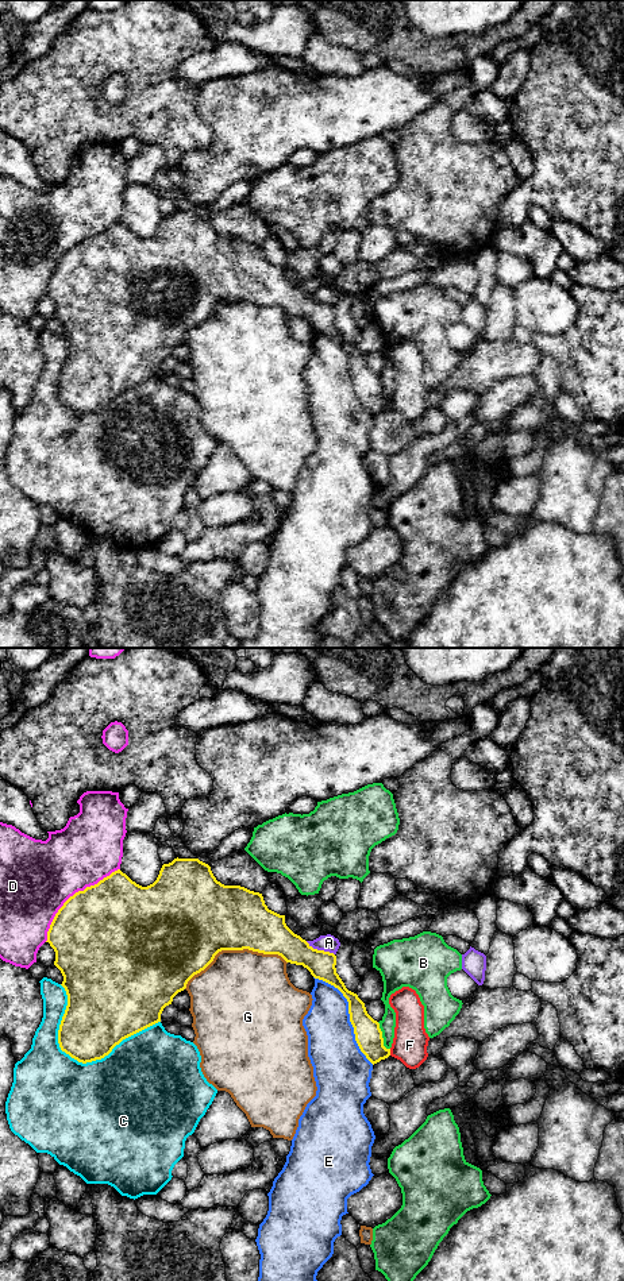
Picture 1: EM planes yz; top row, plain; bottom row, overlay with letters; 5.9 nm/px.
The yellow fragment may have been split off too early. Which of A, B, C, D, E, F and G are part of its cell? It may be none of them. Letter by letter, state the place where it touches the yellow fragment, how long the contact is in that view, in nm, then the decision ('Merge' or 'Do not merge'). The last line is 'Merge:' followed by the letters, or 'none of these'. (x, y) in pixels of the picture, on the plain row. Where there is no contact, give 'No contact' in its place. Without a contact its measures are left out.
A: Touches yellow at yz (320, 303). Shared border 190 nm. Do not merge
B: Touches yellow at yz (381, 389). Shared border 180 nm. Do not merge
C: Touches yellow at yz (79, 413). Shared border 650 nm. Do not merge
D: Touches yellow at yz (73, 247). Shared border 600 nm. Do not merge
E: Touches yellow at yz (350, 367). Shared border 650 nm. Do not merge
F: Touches yellow at yz (389, 404). Shared border 40 nm. Do not merge
G: Touches yellow at yz (232, 301). Shared border 650 nm. Do not merge
Merge: none of these

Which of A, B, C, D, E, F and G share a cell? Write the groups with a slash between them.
A / B / C / D / E / F / G

